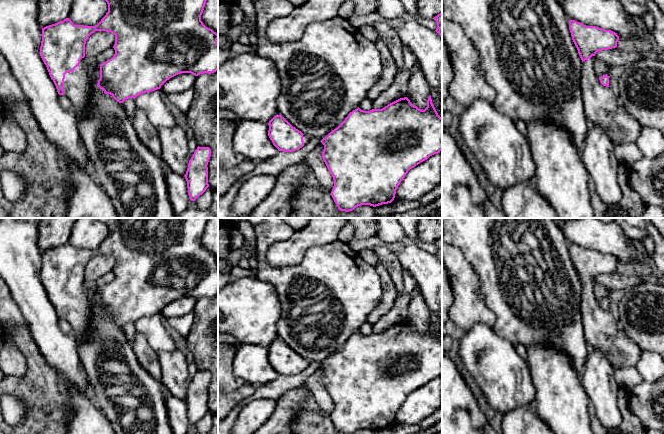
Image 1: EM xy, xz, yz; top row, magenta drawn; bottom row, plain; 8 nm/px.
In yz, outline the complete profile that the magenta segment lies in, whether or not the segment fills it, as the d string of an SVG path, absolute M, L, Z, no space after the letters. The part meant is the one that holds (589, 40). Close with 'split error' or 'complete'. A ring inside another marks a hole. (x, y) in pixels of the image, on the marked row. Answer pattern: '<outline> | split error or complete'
M569 20L569 29L582 60L580 88L587 121L593 125L599 125L615 146L636 143L643 126L628 111L619 110L617 96L609 88L608 75L599 77L593 66L595 54L602 50L616 48L619 36L611 30L604 30L596 26L586 26L575 20Z | split error

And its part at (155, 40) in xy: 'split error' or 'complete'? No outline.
split error

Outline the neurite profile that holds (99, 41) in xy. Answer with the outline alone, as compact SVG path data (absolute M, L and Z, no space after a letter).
M95 31L85 44L85 58L94 59L98 54L115 44L115 35L106 31Z

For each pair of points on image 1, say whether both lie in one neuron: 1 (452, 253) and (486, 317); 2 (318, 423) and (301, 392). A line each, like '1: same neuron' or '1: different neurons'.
1: same neuron
2: different neurons

